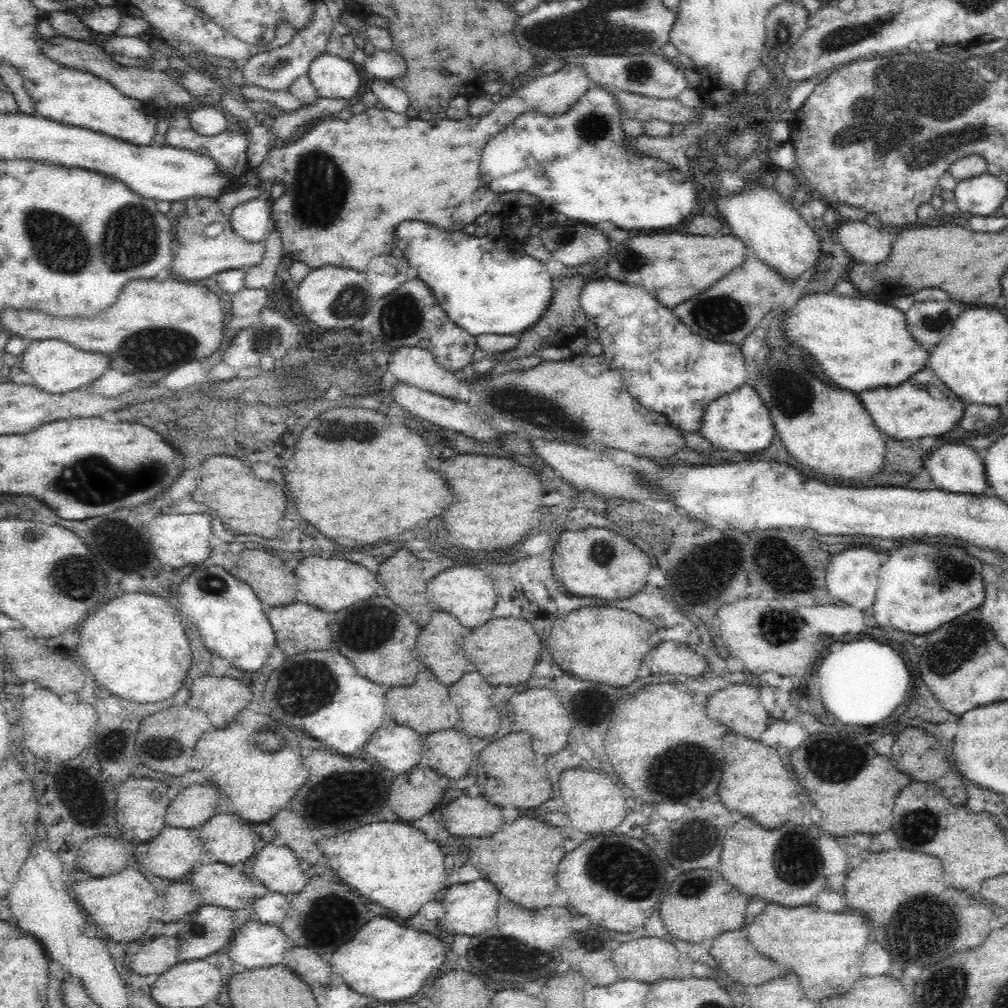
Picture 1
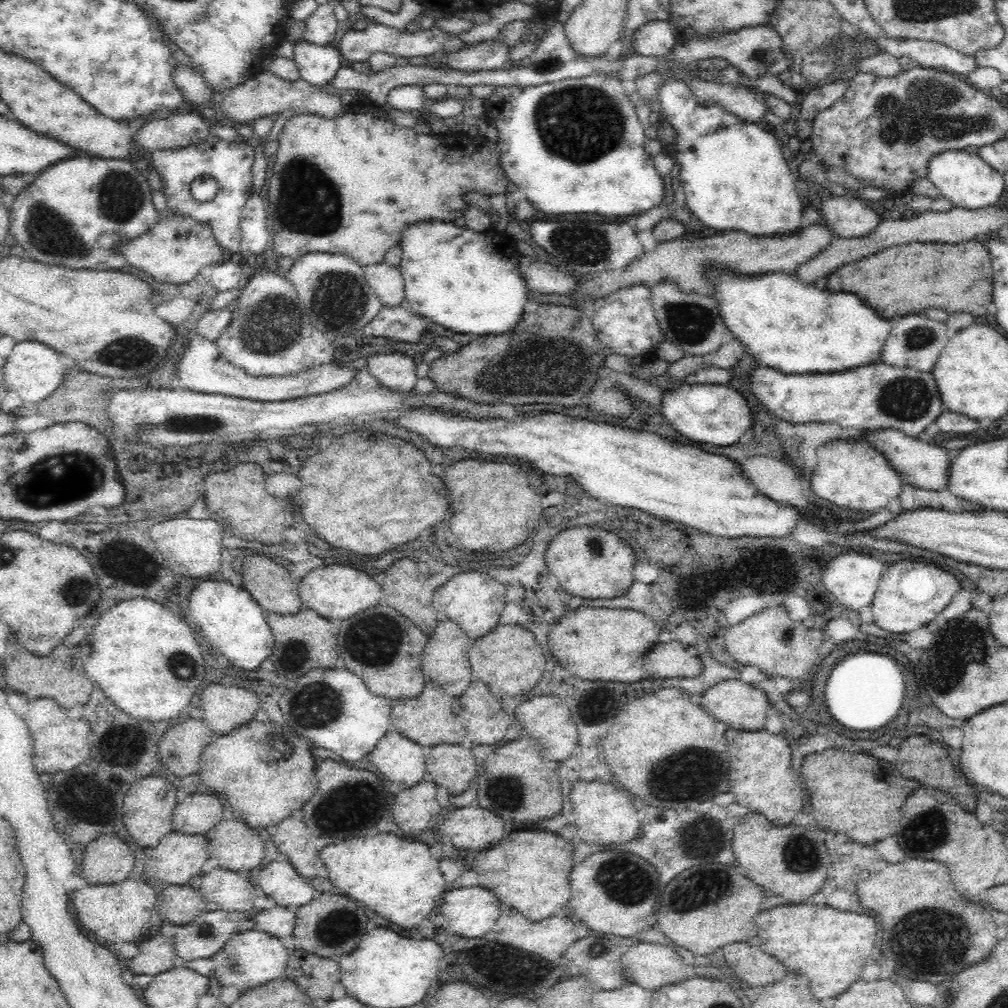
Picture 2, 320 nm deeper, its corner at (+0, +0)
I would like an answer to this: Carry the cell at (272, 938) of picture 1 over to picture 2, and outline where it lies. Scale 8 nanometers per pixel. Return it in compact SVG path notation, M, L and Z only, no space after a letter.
M251 929L234 933L226 946L211 956L211 961L218 984L222 988L233 986L242 994L245 990L284 977L288 957L279 938Z

